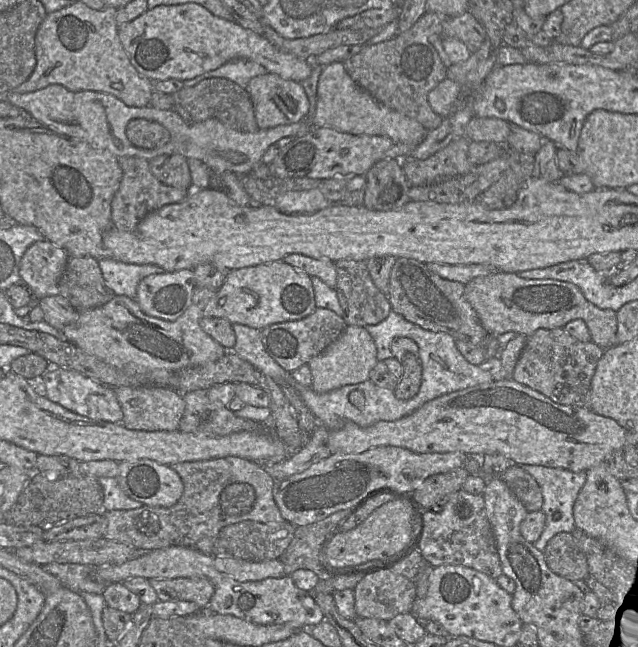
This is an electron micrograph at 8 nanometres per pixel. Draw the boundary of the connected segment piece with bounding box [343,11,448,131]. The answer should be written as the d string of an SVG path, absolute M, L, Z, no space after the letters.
M426 11L407 31L390 40L366 46L343 62L354 82L378 102L417 120L428 131L437 128L444 119L432 110L428 94L447 78L448 68L430 42L432 35L442 35L443 22L447 18L442 13Z

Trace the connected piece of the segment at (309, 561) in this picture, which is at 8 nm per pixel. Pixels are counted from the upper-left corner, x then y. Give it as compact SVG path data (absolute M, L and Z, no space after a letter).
M342 510L313 524L296 527L294 538L279 558L286 575L291 576L297 570L310 570L319 580L338 576L336 572L339 569L327 563L323 565L323 548L328 536L337 531L349 516L349 510Z

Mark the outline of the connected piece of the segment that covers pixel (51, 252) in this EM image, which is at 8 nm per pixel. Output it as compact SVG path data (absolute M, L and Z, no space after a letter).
M49 241L33 243L20 263L20 277L34 300L59 294L58 282L67 265L69 255Z

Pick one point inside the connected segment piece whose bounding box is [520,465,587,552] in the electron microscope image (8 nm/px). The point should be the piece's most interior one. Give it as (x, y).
(560, 487)

